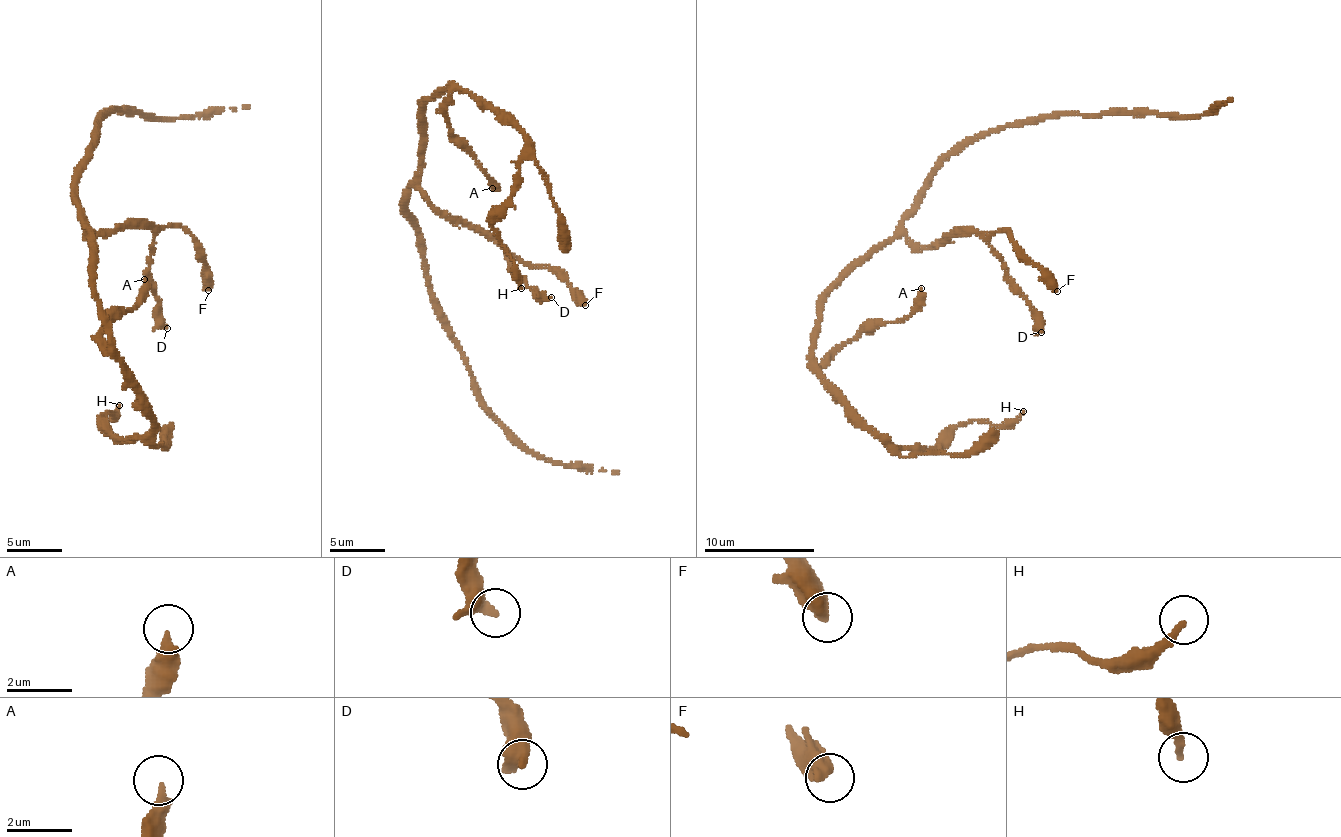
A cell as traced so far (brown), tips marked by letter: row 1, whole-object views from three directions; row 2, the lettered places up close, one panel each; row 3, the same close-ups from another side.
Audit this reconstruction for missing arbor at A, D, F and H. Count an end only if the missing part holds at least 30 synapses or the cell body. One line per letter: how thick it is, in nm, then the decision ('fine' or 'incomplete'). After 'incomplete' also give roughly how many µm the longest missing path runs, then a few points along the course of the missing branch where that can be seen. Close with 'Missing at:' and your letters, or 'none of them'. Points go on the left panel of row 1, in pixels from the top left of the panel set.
A: 360 nm thick; fine
D: 320 nm thick; fine
F: 500 nm thick; fine
H: 200 nm thick; fine
Missing at: none of them

